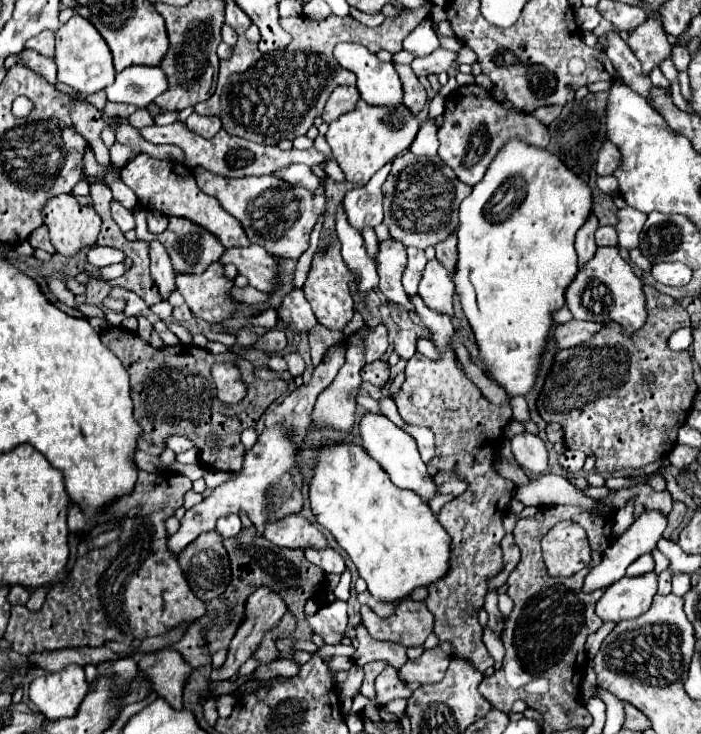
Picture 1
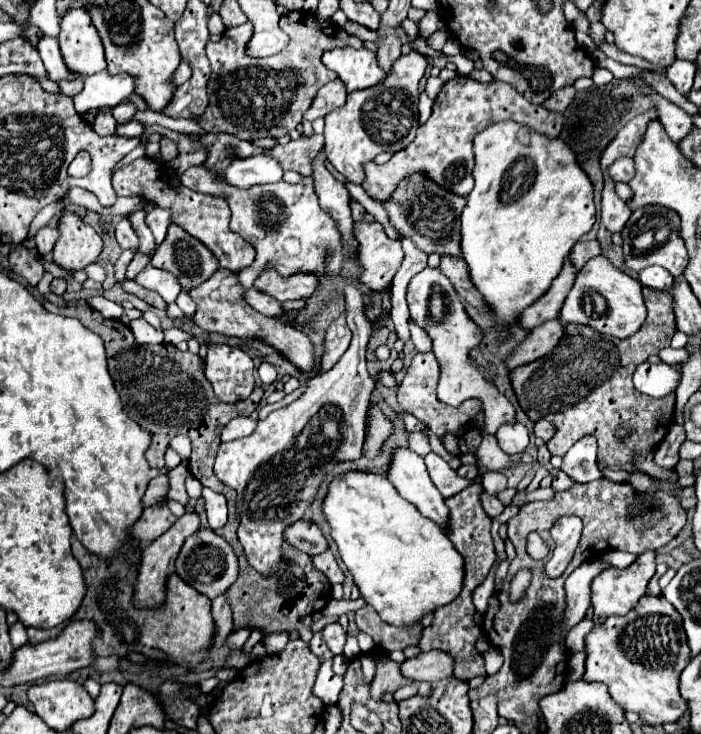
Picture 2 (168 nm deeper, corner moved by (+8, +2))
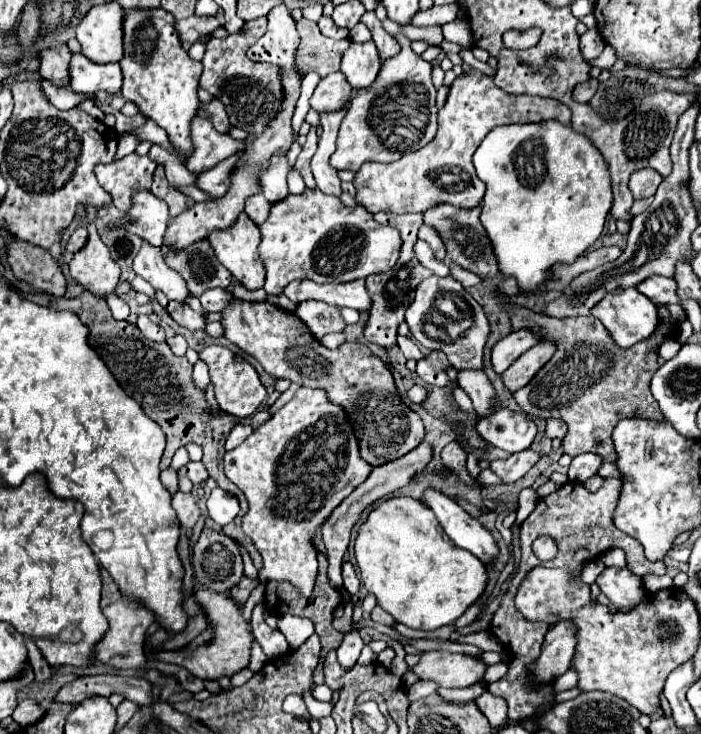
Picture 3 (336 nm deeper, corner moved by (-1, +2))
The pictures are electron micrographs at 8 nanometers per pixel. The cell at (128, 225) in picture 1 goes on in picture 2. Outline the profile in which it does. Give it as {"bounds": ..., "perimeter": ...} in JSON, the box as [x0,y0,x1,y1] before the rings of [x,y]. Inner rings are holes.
{"bounds":[115,217,139,251],"perimeter":[[[123,217],[123,219],[117,223],[117,227],[115,227],[115,237],[117,237],[117,243],[119,243],[123,249],[135,249],[135,251],[137,251],[139,239],[137,239],[137,235],[135,235],[135,231],[133,231],[133,227],[131,227],[131,223],[129,223],[127,217]]]}

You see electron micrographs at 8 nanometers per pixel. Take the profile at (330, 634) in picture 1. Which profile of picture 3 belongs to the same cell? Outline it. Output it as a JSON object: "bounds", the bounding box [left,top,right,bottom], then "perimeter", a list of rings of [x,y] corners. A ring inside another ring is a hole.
{"bounds":[336,631,364,671],"perimeter":[[[358,631],[346,635],[344,641],[342,641],[342,645],[340,645],[338,651],[336,651],[336,653],[338,653],[338,663],[340,663],[340,667],[346,669],[346,671],[350,671],[350,669],[356,665],[362,647],[364,647],[364,641],[360,639]]]}

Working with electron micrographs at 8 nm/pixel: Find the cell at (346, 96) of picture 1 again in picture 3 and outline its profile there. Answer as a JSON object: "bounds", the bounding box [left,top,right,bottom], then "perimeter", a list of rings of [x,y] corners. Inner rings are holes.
{"bounds":[310,71,352,113],"perimeter":[[[338,71],[338,73],[326,75],[318,83],[314,95],[310,97],[310,107],[316,109],[318,113],[336,111],[338,107],[344,107],[350,99],[352,99],[352,87],[344,79],[344,75]]]}

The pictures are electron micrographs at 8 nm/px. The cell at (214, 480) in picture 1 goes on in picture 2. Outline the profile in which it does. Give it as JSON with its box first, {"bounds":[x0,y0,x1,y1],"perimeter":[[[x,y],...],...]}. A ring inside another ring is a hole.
{"bounds":[202,487,227,529],"perimeter":[[[203,487],[202,497],[205,499],[205,509],[207,509],[207,521],[211,529],[221,529],[227,523],[227,505],[225,497],[209,487]]]}

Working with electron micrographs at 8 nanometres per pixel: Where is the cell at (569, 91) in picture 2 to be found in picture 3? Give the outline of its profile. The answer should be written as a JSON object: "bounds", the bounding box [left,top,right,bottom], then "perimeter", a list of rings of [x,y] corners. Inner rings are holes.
{"bounds":[574,79,598,103],"perimeter":[[[588,79],[588,81],[580,83],[580,85],[574,89],[574,99],[576,99],[578,103],[588,103],[588,101],[594,97],[596,89],[598,89],[598,79]]]}

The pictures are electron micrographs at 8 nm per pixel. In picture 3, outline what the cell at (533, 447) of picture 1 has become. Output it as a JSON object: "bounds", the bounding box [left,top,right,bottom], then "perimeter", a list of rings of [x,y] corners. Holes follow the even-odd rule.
{"bounds":[476,409,536,453],"perimeter":[[[500,409],[490,417],[482,417],[476,423],[476,431],[488,445],[508,453],[528,449],[536,437],[534,421],[510,409]]]}

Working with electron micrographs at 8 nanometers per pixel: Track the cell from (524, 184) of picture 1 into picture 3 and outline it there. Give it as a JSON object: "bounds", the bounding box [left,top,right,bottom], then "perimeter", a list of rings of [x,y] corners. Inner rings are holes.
{"bounds":[474,121,612,291],"perimeter":[[[558,121],[494,127],[478,151],[474,167],[486,185],[480,221],[488,231],[502,275],[518,279],[522,291],[536,289],[554,263],[574,263],[602,233],[612,207],[612,179],[598,147],[580,131]]]}

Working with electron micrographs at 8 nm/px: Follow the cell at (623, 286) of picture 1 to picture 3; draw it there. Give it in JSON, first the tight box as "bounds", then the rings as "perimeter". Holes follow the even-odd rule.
{"bounds":[592,287,658,347],"perimeter":[[[630,287],[626,291],[614,291],[614,295],[606,295],[592,311],[592,315],[606,327],[606,331],[612,335],[618,347],[632,347],[640,343],[642,339],[652,337],[652,333],[658,327],[658,309],[650,299],[646,299],[642,293],[638,293],[636,287]]]}

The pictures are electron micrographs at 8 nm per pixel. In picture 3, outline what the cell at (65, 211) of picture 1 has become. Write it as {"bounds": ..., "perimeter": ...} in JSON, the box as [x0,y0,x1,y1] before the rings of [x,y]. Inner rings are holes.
{"bounds":[70,223,120,299],"perimeter":[[[92,223],[88,225],[88,233],[90,237],[86,247],[78,251],[70,261],[70,277],[96,297],[106,299],[116,291],[120,281],[120,267],[110,257],[108,247],[102,243]]]}

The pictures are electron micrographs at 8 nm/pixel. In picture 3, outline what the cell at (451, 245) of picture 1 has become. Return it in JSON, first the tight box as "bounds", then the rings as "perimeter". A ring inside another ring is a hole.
{"bounds":[512,307,678,457],"perimeter":[[[512,307],[512,331],[528,329],[534,335],[540,335],[540,339],[556,343],[556,355],[552,357],[552,361],[548,361],[534,375],[526,389],[514,393],[516,403],[530,417],[564,419],[568,423],[568,433],[562,440],[562,445],[568,455],[576,457],[580,453],[596,453],[600,457],[612,457],[612,431],[620,419],[664,419],[660,415],[656,399],[650,393],[650,379],[660,367],[656,347],[666,339],[678,339],[678,327],[670,323],[666,307],[658,307],[658,315],[660,325],[650,339],[636,343],[630,349],[622,349],[616,347],[616,343],[610,339],[610,333],[592,315],[550,319],[530,309]]]}

